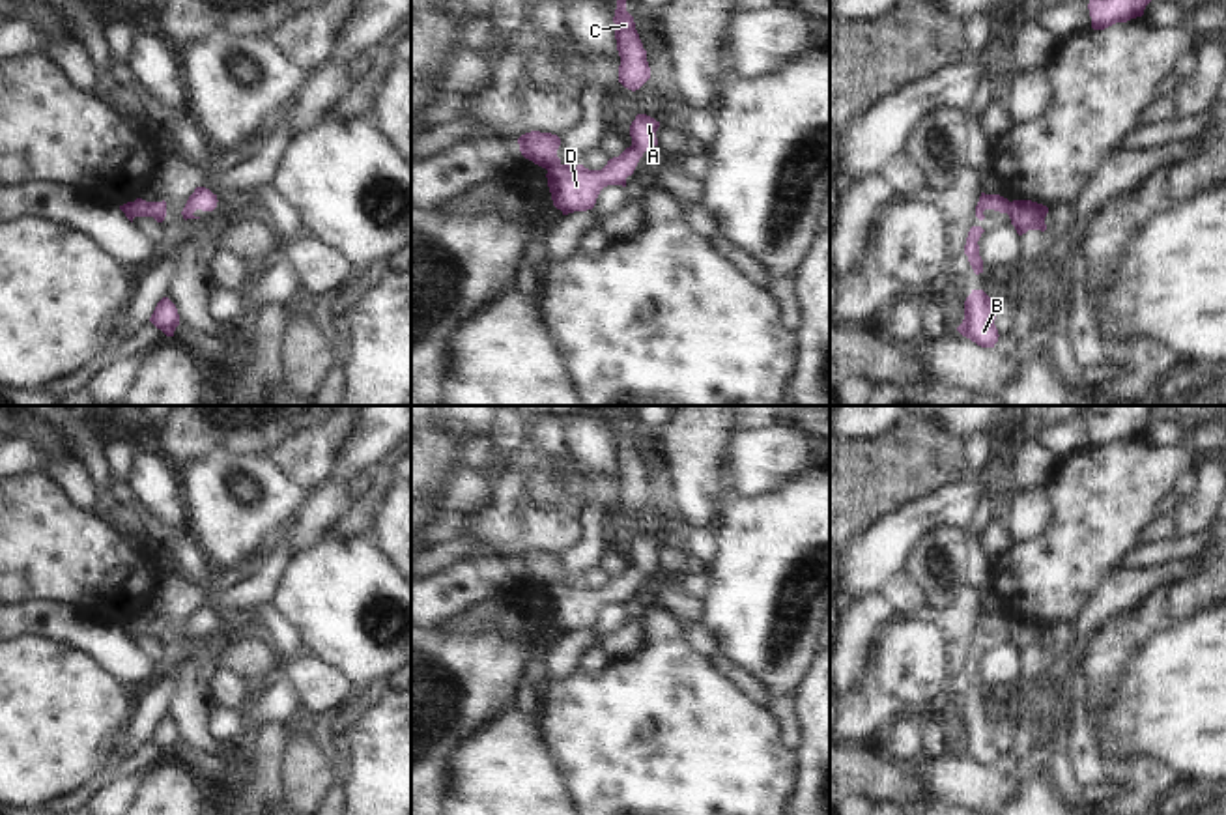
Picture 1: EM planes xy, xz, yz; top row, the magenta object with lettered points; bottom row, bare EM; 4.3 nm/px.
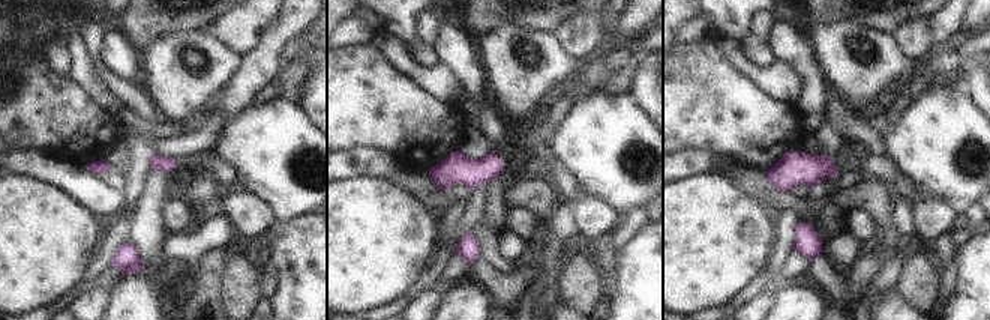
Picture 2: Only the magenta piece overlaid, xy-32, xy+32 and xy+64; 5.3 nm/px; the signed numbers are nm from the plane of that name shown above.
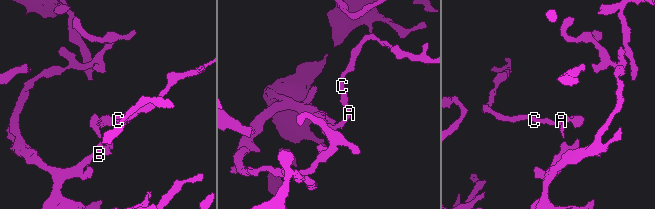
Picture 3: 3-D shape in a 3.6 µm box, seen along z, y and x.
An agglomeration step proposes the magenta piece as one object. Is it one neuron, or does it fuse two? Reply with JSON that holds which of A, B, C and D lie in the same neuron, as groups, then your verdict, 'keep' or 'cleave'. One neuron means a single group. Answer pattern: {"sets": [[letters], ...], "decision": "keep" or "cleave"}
{"sets": [["A", "C", "D"], ["B"]], "decision": "cleave"}

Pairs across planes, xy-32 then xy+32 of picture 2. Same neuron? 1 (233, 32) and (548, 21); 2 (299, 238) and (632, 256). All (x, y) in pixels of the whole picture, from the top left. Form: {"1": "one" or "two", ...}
{"1": "two", "2": "one"}

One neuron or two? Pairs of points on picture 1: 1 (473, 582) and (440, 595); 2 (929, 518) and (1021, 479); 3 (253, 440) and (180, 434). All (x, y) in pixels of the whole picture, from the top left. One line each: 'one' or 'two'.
1: one
2: one
3: one

